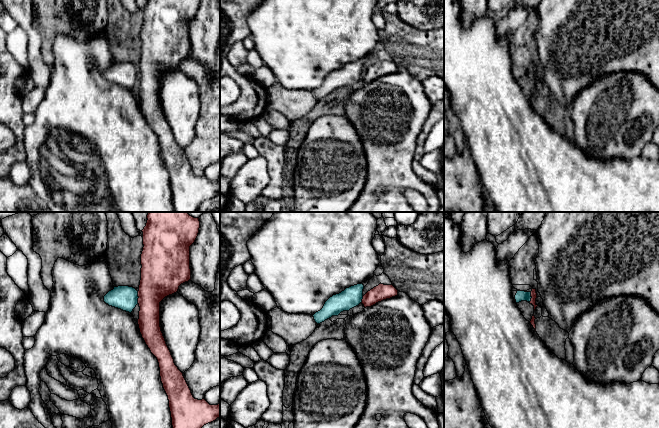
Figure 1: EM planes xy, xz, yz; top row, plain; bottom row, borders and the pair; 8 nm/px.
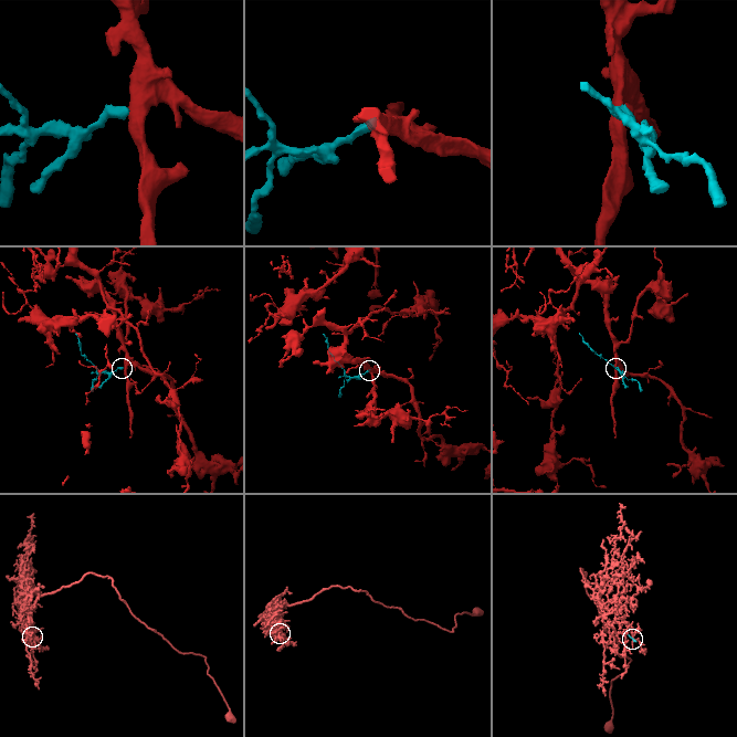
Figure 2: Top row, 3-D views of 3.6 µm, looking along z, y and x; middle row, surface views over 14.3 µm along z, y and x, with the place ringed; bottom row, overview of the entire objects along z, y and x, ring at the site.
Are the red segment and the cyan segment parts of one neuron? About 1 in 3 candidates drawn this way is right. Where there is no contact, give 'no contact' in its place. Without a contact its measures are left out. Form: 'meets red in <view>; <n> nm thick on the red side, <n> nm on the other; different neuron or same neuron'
meets red in xy; 340 nm thick on the red side, 190 nm on the other; different neuron

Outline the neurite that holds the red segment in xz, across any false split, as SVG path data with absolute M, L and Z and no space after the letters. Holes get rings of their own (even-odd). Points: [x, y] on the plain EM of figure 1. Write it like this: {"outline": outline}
{"outline": "M379 60L370 67L368 67L362 75L362 80L364 83L371 83L378 78L381 78L386 75L390 75L398 71L398 66L391 61Z"}

